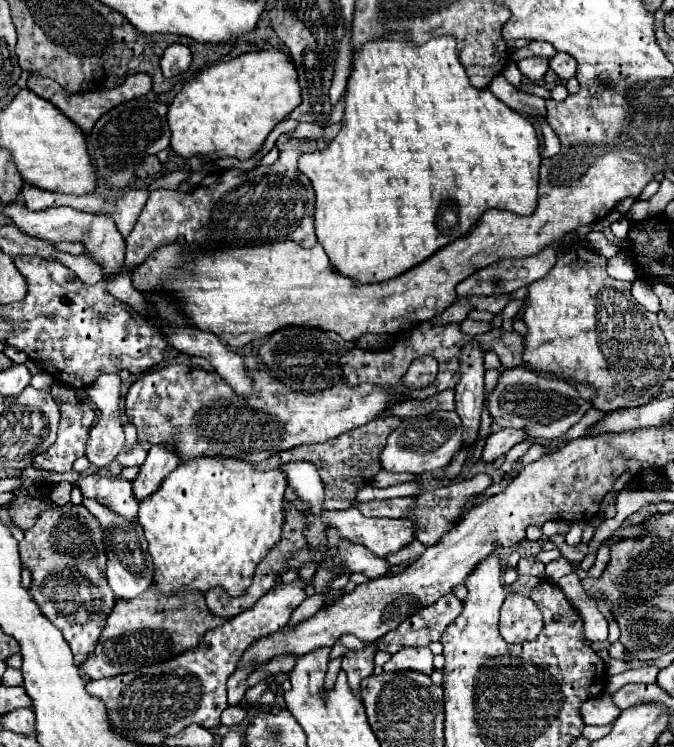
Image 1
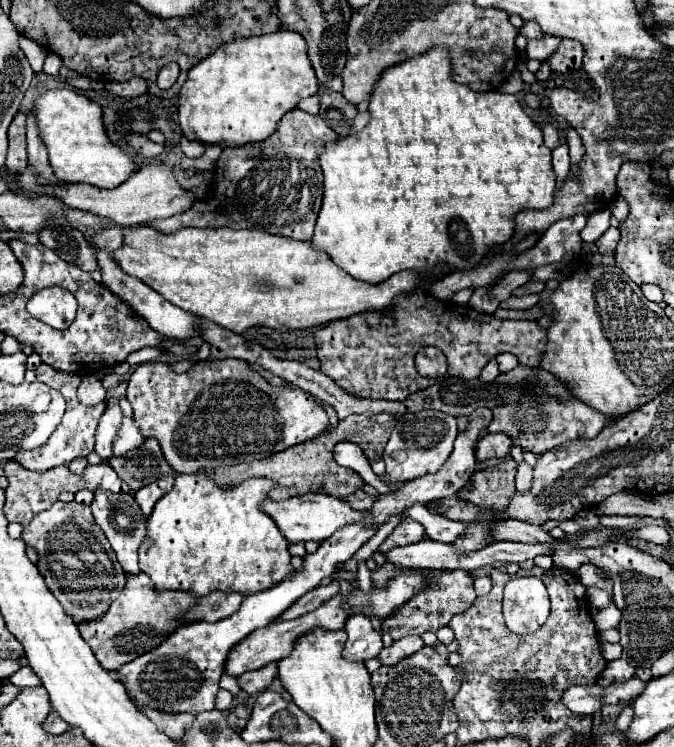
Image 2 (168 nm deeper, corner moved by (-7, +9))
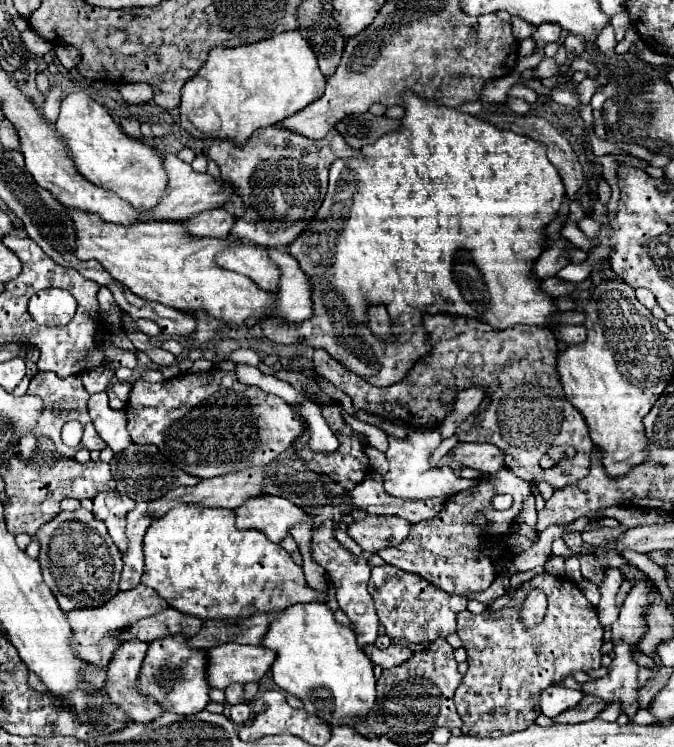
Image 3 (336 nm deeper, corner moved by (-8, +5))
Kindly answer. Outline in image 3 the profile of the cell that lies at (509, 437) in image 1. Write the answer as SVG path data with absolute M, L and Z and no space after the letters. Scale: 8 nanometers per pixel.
M460 444L456 450L454 450L454 456L456 456L456 462L462 464L462 466L470 466L470 468L476 468L480 472L496 472L504 466L504 450L496 448L494 444Z

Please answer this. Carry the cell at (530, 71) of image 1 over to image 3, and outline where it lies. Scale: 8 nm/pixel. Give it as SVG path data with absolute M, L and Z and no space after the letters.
M540 24L532 38L536 40L538 46L546 46L546 44L550 44L550 42L558 42L560 32L562 32L562 30L560 30L560 26L556 26L556 24Z

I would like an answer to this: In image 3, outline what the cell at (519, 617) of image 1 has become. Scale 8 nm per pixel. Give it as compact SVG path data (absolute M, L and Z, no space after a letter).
M532 588L522 606L520 606L520 622L526 626L526 628L532 628L532 626L538 626L542 620L544 620L544 614L546 614L546 606L548 606L548 598L544 594L544 590L540 588Z

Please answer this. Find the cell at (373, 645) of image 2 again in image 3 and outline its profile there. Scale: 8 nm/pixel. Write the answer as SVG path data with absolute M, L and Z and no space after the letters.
M324 522L314 530L312 536L312 556L314 560L326 570L330 582L336 588L336 598L340 604L340 610L346 612L346 616L352 622L352 630L356 632L356 642L360 648L366 648L376 642L378 636L378 616L374 610L372 596L368 594L368 580L370 580L370 564L364 556L350 554L334 536L332 536L332 522Z

